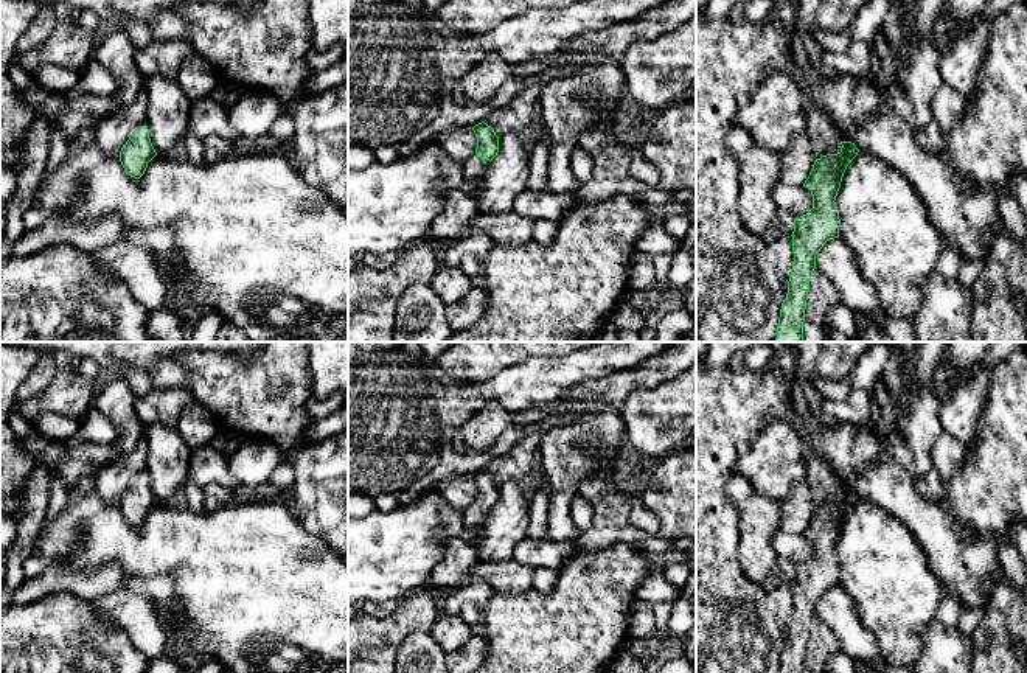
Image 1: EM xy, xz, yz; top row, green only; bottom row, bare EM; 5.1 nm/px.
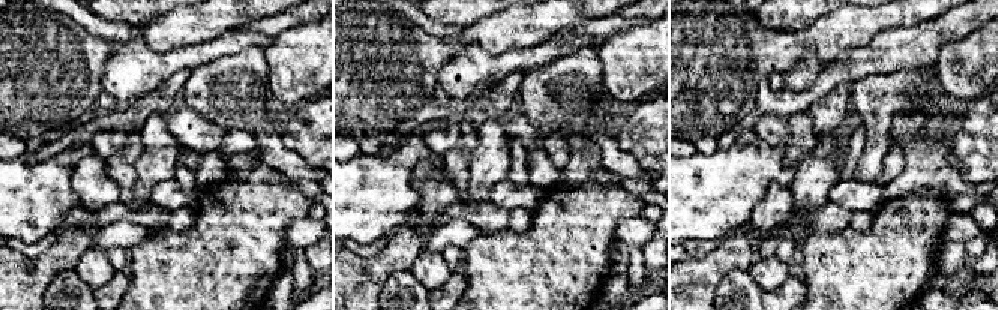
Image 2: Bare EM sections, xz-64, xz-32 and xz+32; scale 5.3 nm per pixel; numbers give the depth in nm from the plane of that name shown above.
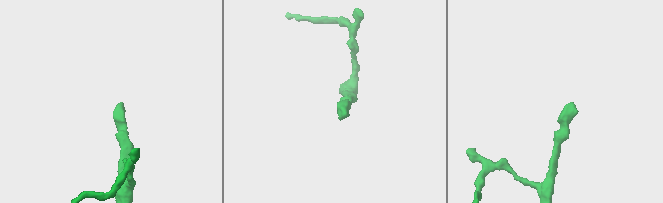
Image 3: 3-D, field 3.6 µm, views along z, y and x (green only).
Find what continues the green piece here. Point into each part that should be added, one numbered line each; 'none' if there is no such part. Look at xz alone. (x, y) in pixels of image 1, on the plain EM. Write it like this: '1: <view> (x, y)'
1: xz (474, 516)

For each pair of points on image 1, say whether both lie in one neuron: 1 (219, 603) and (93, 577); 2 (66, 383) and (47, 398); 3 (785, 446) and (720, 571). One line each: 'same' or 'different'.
1: different
2: same
3: different

